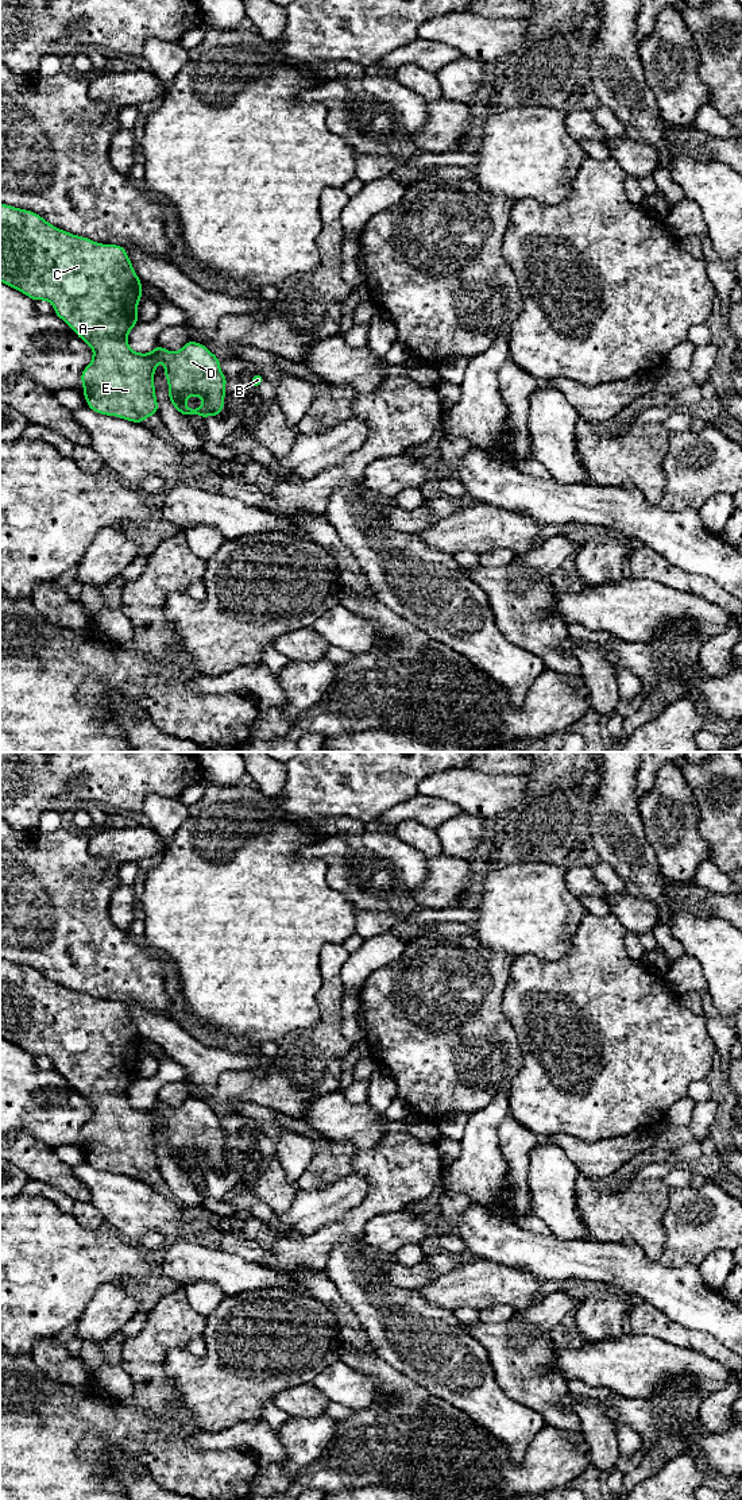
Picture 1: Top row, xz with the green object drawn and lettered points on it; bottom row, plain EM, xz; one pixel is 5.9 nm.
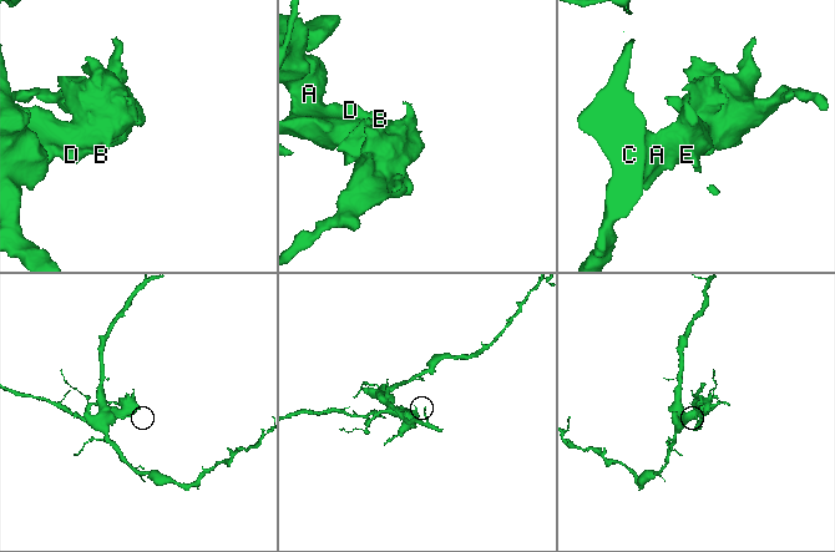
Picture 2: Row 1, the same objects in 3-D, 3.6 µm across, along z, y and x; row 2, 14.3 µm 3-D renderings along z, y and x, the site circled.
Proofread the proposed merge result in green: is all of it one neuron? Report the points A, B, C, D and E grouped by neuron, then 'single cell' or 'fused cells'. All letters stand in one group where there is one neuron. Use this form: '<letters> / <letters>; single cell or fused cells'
A C E / B D; fused cells

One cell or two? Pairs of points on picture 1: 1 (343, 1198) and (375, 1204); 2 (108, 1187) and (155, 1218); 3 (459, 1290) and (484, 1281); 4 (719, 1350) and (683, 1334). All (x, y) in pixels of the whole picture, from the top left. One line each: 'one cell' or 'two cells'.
1: two cells
2: one cell
3: one cell
4: one cell

